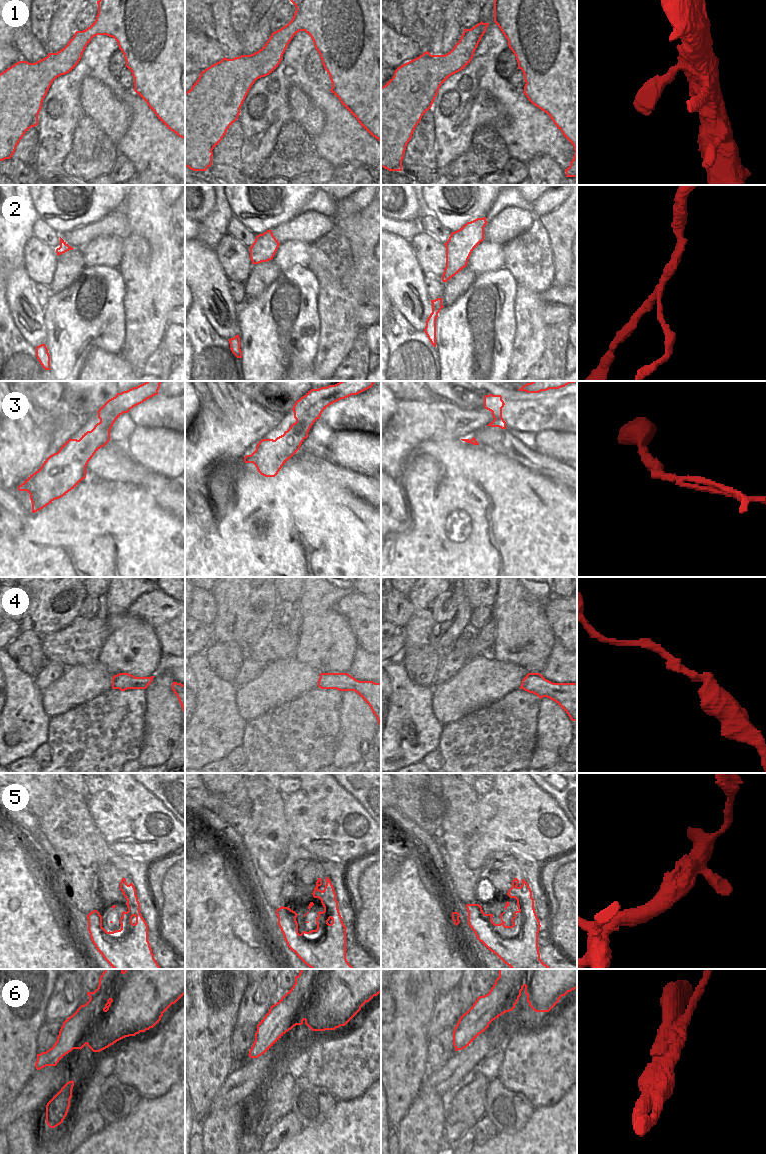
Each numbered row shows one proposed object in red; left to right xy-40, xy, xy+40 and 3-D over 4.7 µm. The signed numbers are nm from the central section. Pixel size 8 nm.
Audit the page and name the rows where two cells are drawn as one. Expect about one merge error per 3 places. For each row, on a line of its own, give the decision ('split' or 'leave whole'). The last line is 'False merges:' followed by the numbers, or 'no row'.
1: leave whole
2: leave whole
3: split
4: leave whole
5: leave whole
6: leave whole
False merges: 3

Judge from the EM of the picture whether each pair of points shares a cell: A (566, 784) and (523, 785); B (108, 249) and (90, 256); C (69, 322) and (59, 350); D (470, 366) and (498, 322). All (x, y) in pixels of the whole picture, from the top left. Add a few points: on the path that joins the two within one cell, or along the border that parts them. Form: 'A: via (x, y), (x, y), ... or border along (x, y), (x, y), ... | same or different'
A: border along (534, 783), (554, 800) | different
B: via (104, 250), (94, 254) | same
C: via (69, 329), (69, 340), (66, 343) | same
D: via (472, 355), (474, 345), (487, 332) | same

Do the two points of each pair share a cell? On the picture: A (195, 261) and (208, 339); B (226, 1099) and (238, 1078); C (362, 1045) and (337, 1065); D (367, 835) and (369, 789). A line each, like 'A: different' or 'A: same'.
A: different
B: same
C: same
D: different

